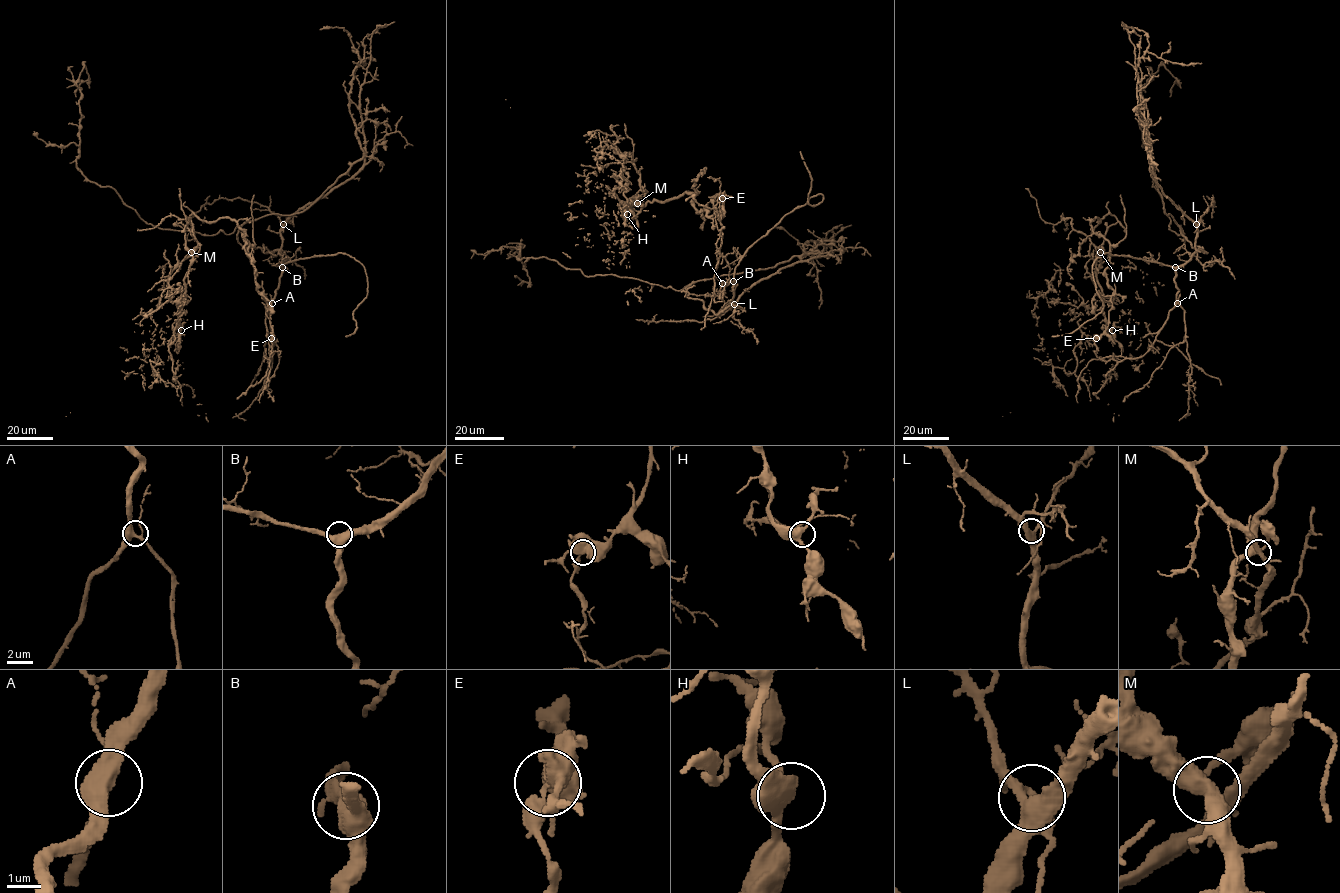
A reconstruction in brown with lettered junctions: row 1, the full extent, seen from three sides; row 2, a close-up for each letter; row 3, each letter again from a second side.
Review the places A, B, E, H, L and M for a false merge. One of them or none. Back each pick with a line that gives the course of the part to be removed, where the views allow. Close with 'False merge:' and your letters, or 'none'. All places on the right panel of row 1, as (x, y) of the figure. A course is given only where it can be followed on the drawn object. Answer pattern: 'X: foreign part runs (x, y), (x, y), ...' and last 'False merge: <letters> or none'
E: foreign part runs (1096, 338), (1113, 290), (1091, 222), (1107, 214), (1103, 304), (1079, 306), (1075, 371), (1002, 416)
False merge: E

